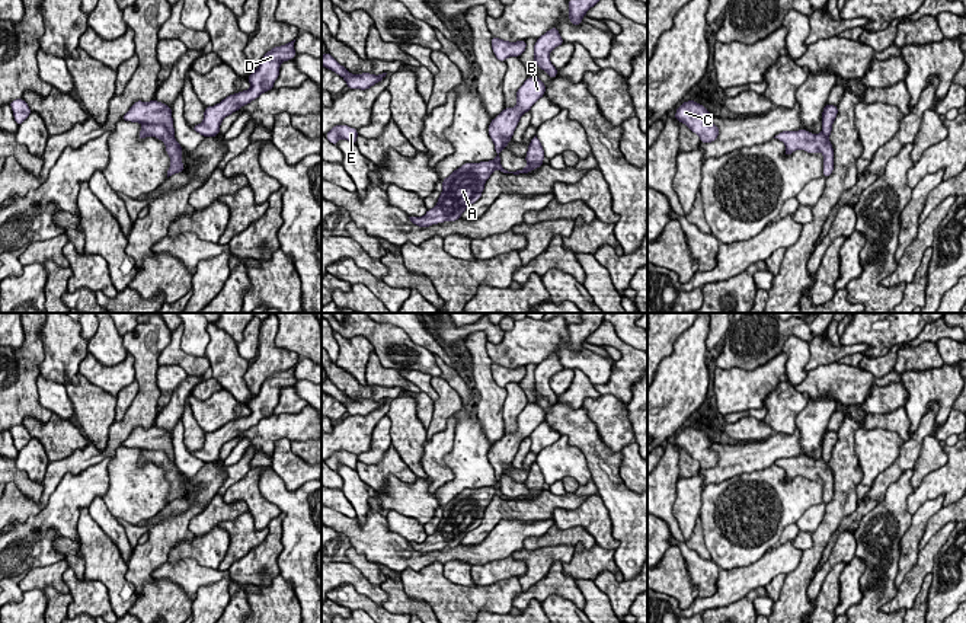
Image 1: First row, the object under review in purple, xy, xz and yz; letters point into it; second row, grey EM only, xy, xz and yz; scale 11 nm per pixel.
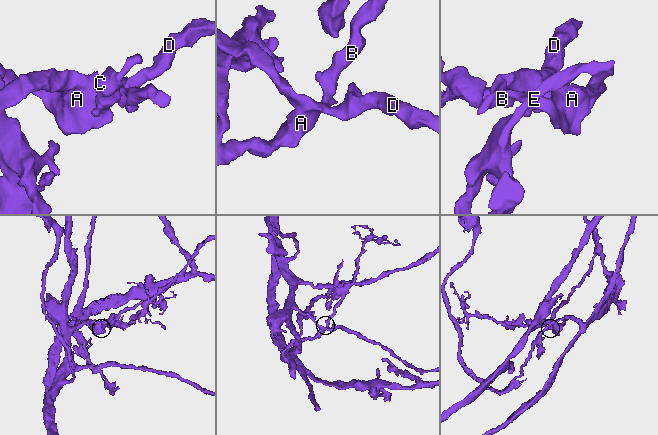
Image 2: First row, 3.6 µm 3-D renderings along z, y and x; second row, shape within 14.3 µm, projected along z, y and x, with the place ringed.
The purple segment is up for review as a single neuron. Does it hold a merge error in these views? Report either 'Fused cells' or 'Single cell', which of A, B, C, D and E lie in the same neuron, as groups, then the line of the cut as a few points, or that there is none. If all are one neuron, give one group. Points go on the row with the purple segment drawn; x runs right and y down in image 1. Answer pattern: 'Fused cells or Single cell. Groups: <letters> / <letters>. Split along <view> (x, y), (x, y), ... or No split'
Fused cells. Groups: A B C E / D. Split along xy (143, 122), (162, 125), (173, 136)

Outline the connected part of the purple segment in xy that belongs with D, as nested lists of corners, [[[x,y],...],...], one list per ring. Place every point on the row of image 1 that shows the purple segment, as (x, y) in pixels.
[[[295,39],[268,51],[259,67],[247,77],[250,82],[250,89],[230,95],[214,106],[207,106],[204,121],[192,127],[192,130],[204,137],[217,137],[220,132],[220,125],[225,116],[258,99],[263,92],[274,89],[274,83],[279,76],[281,64],[297,55],[294,42]]]

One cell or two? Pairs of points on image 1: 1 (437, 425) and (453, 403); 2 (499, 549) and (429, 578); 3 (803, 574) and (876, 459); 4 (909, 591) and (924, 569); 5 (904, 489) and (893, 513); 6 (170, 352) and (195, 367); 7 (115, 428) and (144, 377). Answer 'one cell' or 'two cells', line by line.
1: one cell
2: two cells
3: two cells
4: one cell
5: one cell
6: one cell
7: one cell

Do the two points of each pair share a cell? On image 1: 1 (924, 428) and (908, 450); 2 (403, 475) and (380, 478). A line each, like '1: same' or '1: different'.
1: same
2: same

